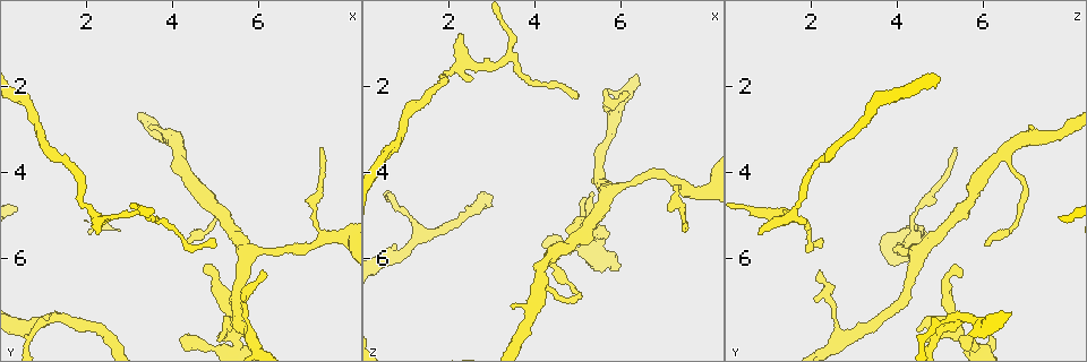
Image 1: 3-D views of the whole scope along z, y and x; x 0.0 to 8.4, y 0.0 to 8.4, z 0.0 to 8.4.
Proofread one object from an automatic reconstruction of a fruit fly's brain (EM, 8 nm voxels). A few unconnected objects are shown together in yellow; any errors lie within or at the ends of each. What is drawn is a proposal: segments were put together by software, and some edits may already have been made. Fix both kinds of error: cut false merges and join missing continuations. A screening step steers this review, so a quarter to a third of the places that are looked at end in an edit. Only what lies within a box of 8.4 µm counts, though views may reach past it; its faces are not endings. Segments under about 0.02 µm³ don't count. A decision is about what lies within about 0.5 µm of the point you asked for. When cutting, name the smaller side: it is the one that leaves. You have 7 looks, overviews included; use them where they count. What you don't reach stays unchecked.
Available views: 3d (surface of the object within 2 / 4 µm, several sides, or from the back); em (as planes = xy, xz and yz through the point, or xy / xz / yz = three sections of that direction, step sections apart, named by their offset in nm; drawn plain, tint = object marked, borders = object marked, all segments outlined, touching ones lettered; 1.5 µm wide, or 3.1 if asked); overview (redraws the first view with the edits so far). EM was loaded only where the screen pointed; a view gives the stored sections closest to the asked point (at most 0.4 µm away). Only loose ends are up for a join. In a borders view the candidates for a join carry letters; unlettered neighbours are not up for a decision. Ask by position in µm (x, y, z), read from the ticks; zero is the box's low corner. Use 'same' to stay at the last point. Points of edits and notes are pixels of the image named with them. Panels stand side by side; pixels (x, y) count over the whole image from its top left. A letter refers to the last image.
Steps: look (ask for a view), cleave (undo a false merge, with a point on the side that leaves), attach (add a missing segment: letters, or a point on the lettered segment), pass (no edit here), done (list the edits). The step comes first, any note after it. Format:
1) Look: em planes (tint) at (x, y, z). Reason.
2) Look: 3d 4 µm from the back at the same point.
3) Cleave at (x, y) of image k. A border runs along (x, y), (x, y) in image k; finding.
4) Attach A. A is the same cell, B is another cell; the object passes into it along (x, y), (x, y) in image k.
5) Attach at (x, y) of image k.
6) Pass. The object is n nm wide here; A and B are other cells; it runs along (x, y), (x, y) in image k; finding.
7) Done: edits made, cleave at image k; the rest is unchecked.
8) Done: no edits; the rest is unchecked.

Look: em xz step 4 (borders) at (5.05, 6.35, 5.55). Free end.

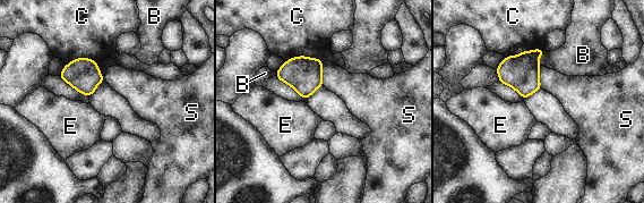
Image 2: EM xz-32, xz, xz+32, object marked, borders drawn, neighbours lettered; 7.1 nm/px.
Look: em yz step 4 (borders) at the same point.

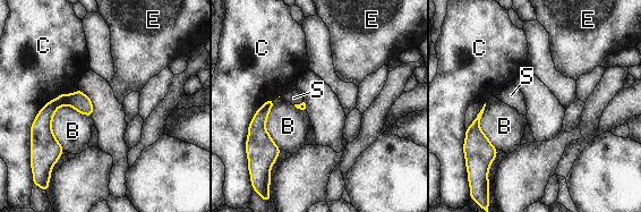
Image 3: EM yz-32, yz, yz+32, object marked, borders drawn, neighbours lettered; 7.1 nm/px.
Pass. B, C, E and S are other cells; none of them fits.

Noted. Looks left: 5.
Look: 3d 2 µm at (6.05, 6.35, 2.25).

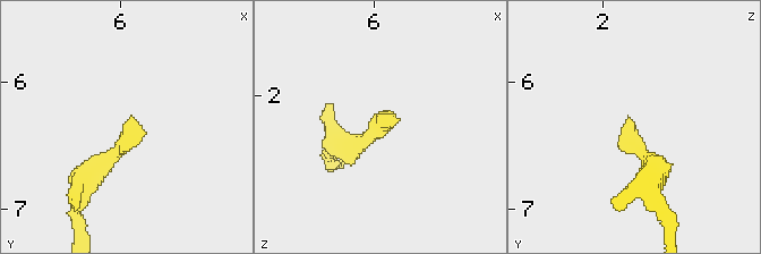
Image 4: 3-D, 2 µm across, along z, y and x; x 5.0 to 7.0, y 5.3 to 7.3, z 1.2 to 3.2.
Look: em yz step 4 (tint) at (6.08, 6.32, 2.24).

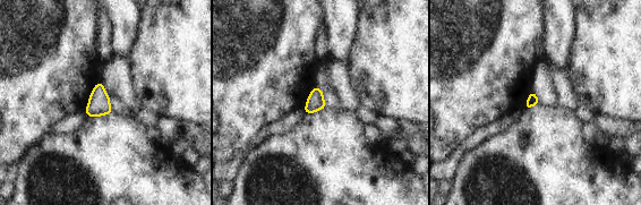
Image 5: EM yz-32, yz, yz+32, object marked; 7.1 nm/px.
Look: em planes (borders) at the same point. Cut it another way.

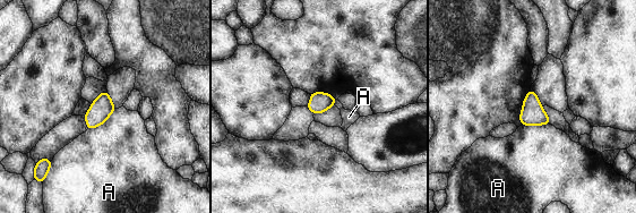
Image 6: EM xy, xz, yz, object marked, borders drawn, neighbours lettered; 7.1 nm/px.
Pass. A is another cell; a border runs along (115, 109), (102, 124), (87, 129) in image 6; no lettered segment goes on from it.

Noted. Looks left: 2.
Done: no edits; the rest is unchecked.

